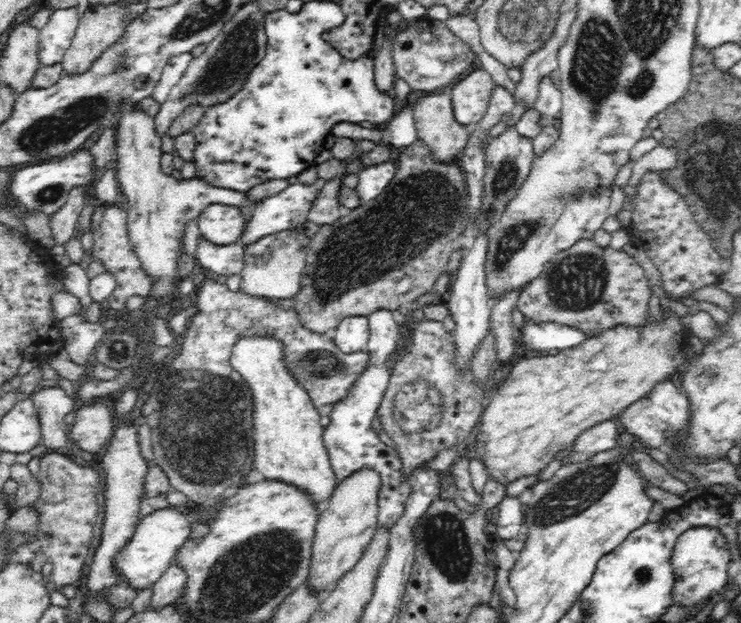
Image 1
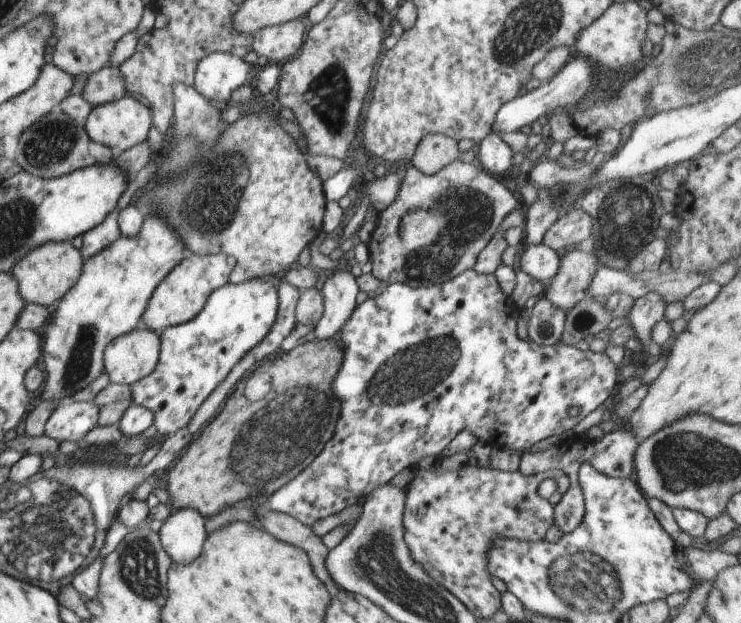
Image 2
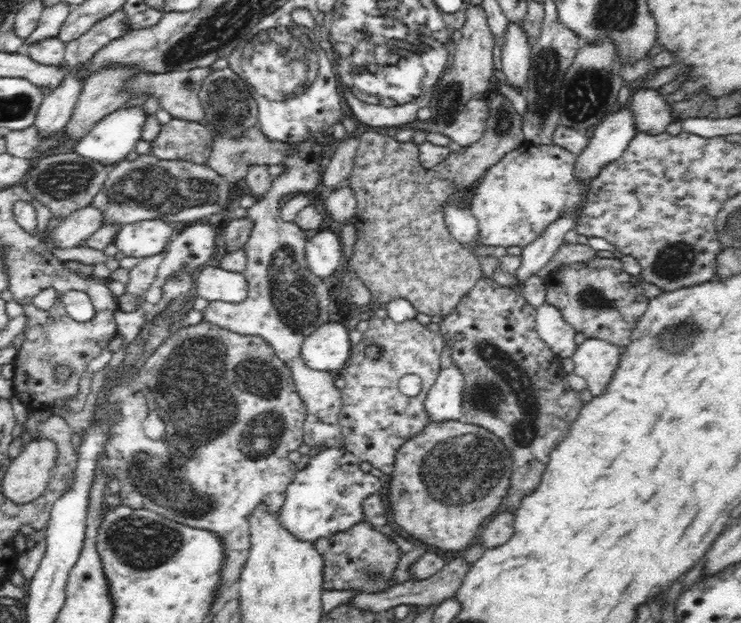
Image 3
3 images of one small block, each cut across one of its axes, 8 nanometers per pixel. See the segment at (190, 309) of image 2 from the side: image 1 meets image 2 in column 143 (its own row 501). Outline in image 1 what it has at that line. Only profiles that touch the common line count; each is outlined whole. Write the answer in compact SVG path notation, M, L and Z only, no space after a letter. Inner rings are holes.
M240 337L232 347L230 364L252 393L254 460L253 468L261 478L282 480L302 487L314 503L324 505L337 487L338 479L322 434L320 413L308 391L289 372L284 361L284 345L276 337Z

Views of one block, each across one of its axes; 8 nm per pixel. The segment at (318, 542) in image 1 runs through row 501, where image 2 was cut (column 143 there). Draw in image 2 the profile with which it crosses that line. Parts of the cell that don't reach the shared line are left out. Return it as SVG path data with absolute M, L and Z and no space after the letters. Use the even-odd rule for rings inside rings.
M139 326L120 335L104 351L104 368L110 383L131 386L152 374L159 361L160 333Z

